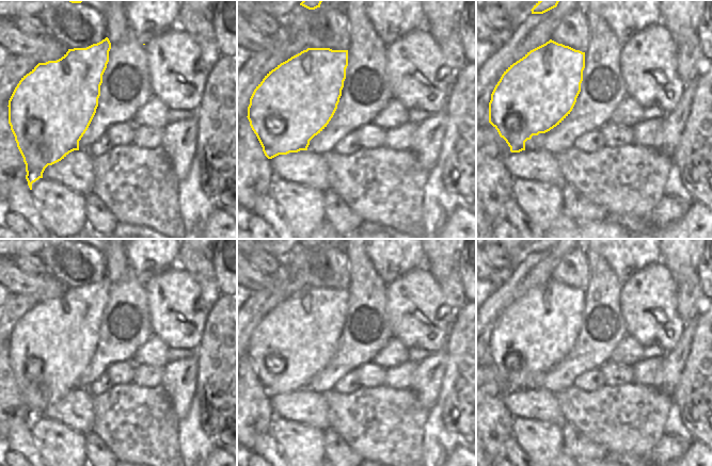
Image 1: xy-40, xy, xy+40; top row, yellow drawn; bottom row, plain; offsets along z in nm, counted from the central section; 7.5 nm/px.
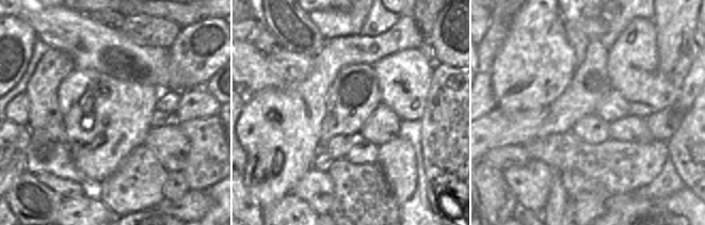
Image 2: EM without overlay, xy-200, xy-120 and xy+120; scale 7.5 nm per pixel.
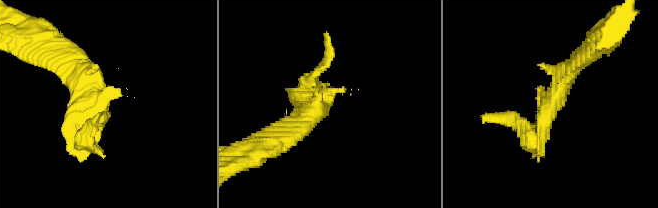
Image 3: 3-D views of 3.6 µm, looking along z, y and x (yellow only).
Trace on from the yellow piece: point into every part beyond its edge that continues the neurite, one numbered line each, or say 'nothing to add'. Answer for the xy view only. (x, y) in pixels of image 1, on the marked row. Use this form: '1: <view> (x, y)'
1: xy (366, 91)

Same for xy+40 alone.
1: xy+40 (602, 89)

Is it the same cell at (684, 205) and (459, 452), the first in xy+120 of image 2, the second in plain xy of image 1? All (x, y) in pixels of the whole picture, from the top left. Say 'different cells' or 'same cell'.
same cell

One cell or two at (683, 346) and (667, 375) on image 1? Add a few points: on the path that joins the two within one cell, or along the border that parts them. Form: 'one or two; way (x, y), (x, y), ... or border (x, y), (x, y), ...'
one; way (680, 353), (674, 362), (673, 368)

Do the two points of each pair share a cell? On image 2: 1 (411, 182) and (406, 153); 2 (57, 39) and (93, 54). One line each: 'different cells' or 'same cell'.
1: same cell
2: different cells

